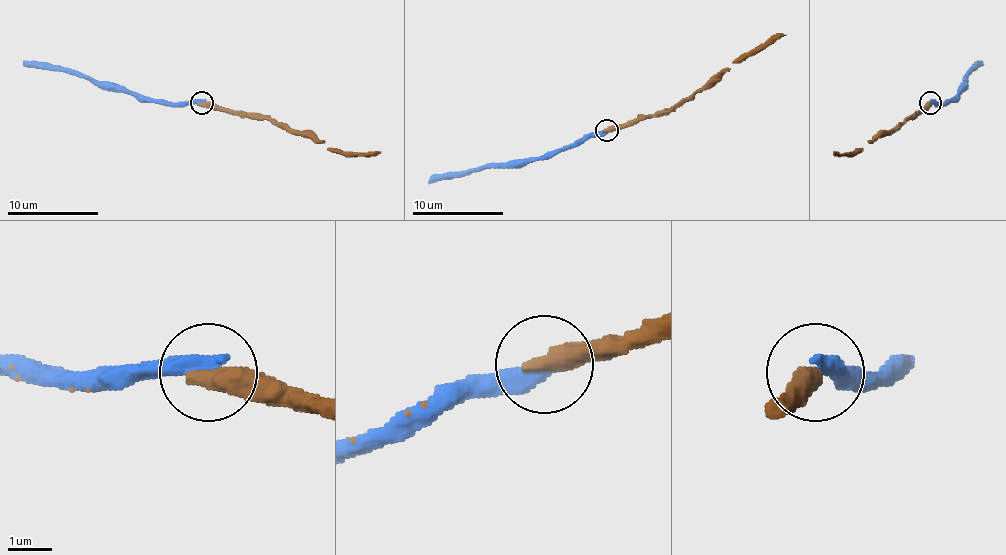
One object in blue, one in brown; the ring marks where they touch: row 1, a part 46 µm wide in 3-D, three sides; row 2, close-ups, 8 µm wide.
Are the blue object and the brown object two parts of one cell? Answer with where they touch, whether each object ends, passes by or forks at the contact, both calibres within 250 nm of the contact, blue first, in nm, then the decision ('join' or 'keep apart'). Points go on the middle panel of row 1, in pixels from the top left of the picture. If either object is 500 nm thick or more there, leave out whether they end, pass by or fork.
at (606, 130); 460 nm thick on the blue side, 500 nm on the other; join

